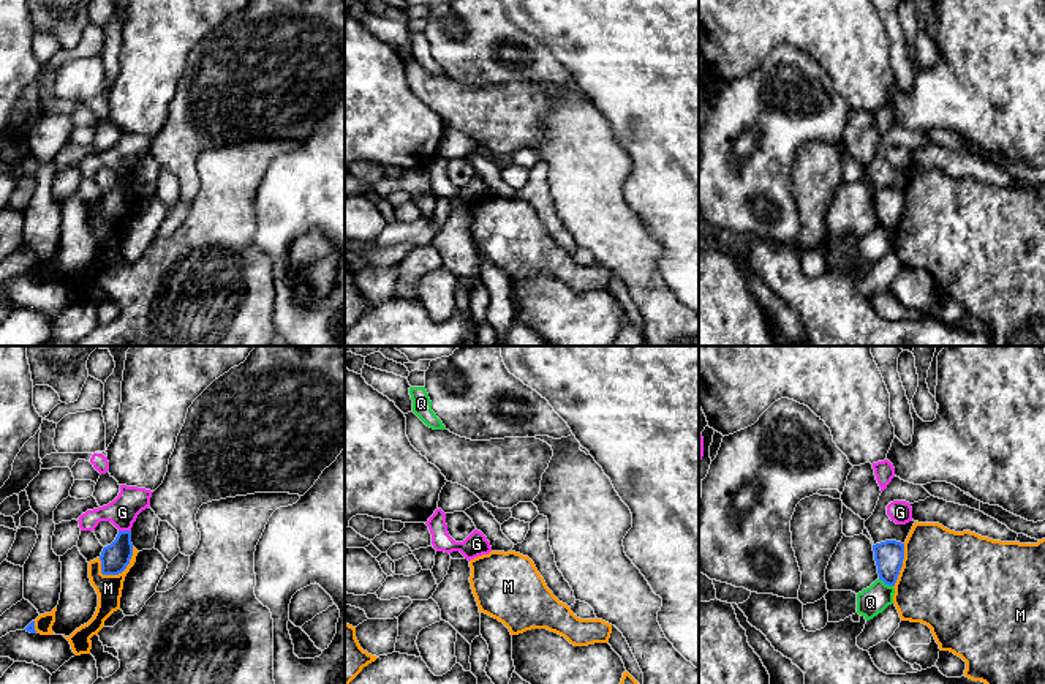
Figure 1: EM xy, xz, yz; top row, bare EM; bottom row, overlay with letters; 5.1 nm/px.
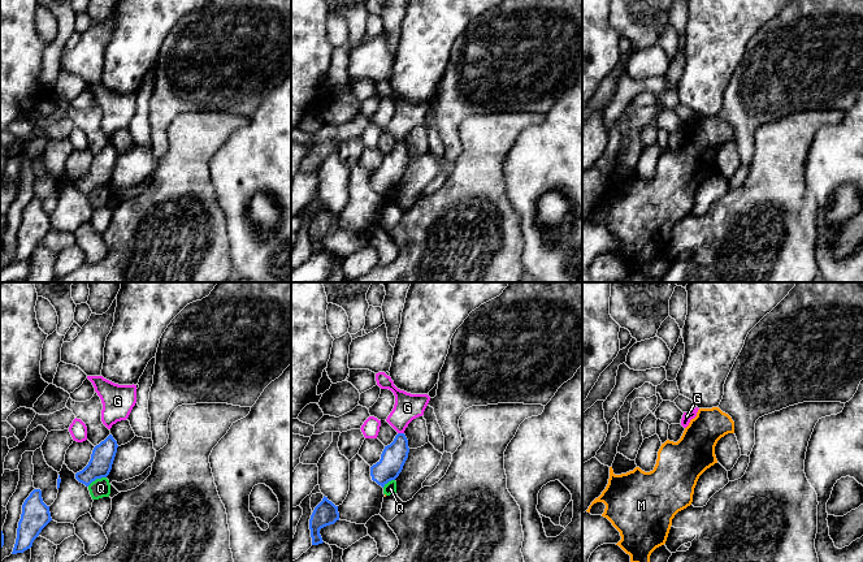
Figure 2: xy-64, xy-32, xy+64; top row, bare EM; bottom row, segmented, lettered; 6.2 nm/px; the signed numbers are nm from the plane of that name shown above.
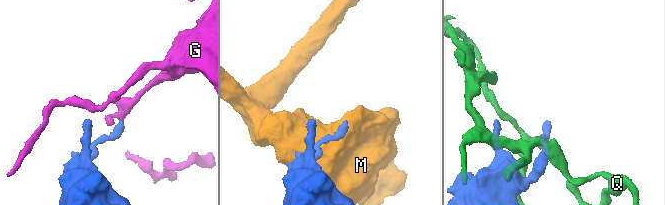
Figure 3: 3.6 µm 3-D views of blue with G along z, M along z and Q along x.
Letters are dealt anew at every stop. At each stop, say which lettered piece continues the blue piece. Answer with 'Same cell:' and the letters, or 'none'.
Same cell: none

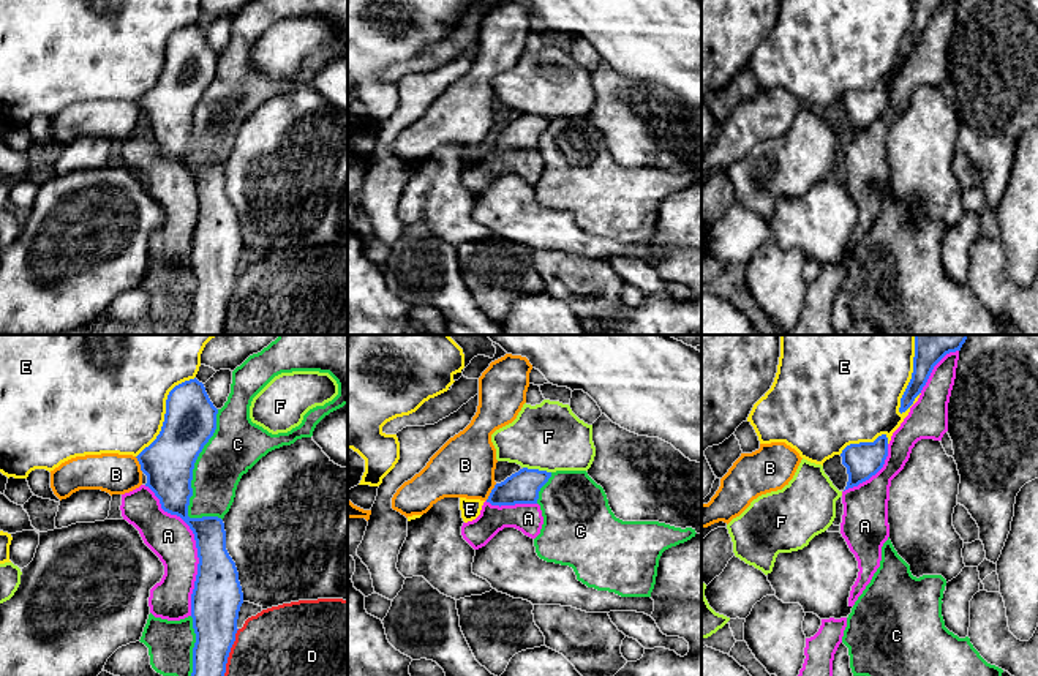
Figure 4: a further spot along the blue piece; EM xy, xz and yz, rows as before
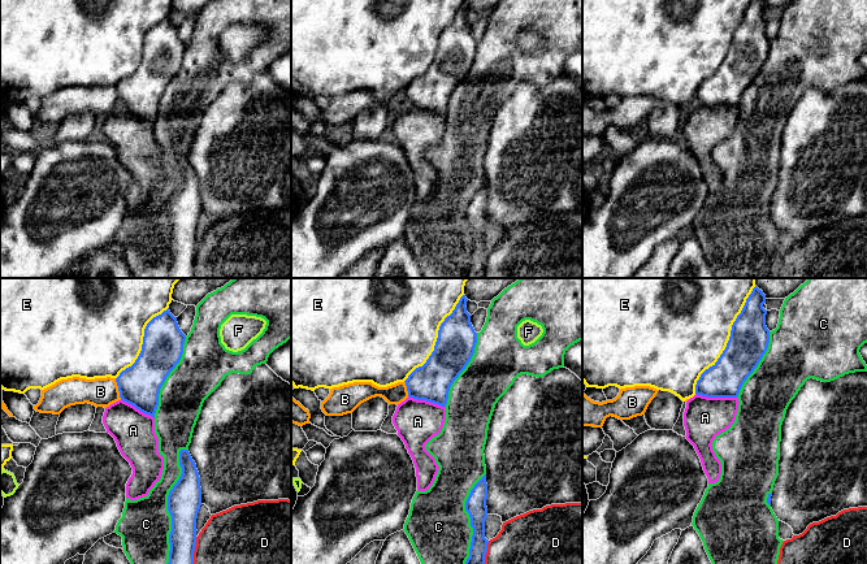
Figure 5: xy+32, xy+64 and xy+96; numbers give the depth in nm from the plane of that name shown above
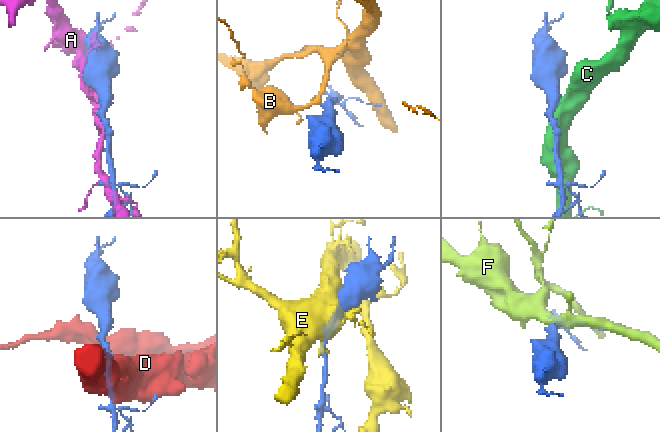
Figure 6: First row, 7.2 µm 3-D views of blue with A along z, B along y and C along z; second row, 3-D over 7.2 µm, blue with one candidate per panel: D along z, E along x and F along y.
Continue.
Same cell: none

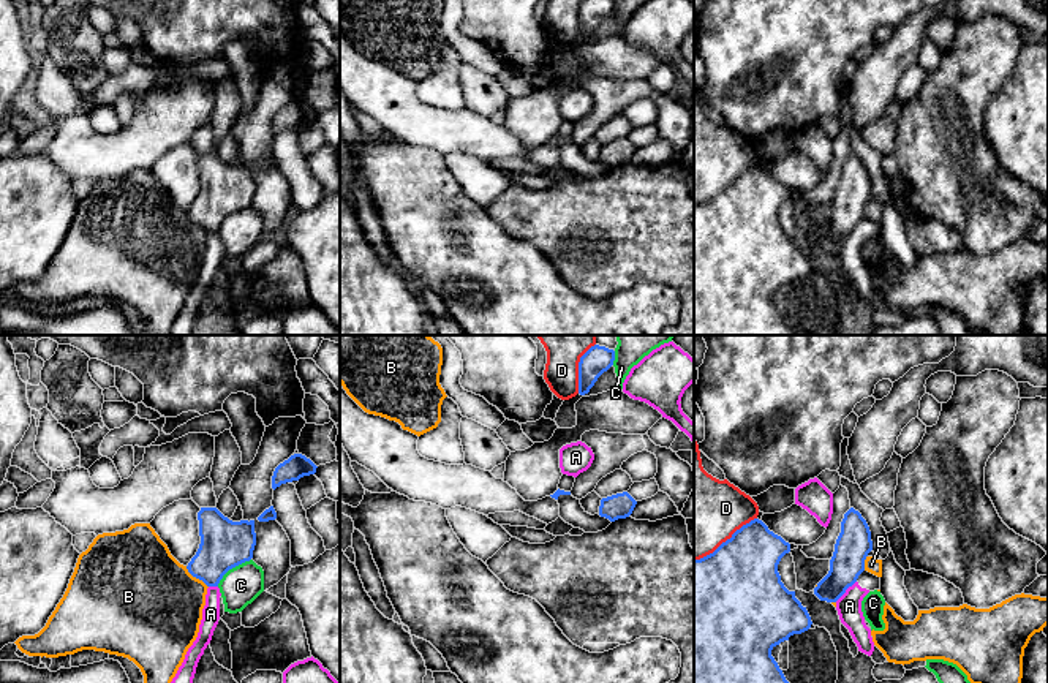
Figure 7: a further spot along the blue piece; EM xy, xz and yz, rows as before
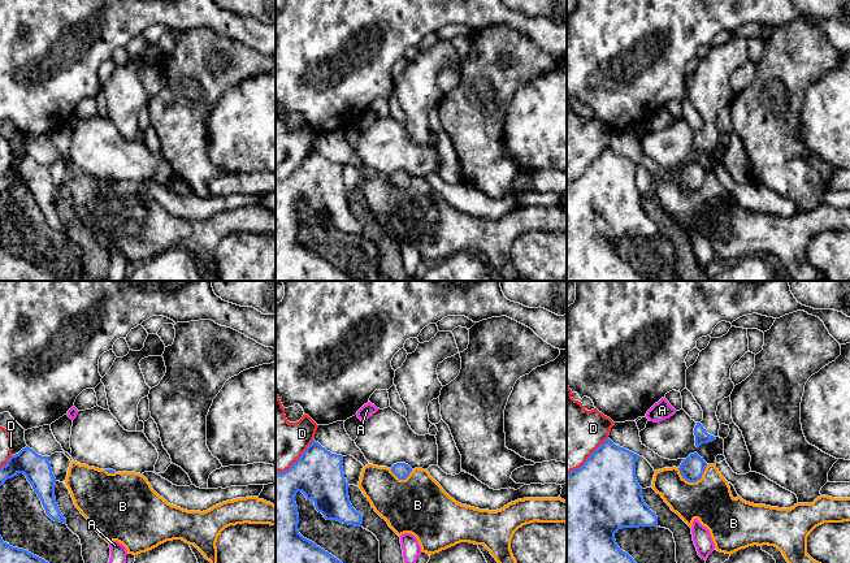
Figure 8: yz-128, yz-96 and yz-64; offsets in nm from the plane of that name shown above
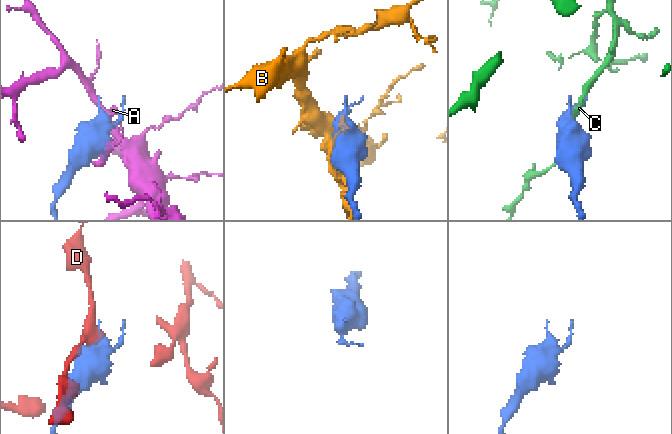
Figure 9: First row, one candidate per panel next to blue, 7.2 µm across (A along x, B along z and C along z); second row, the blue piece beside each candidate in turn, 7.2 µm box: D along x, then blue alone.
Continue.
Same cell: none

